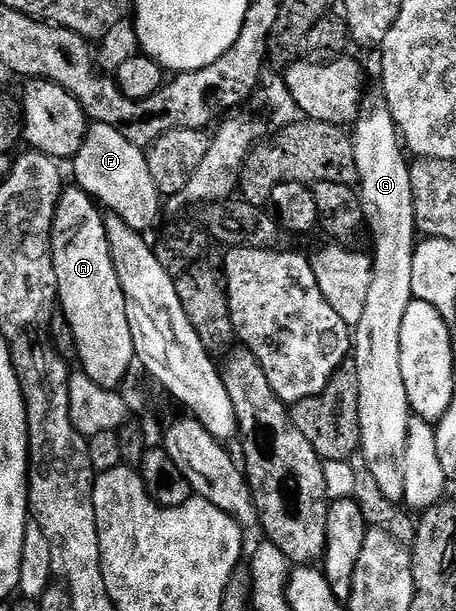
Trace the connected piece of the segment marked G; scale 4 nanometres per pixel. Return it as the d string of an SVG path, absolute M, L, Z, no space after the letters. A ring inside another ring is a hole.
M382 90L368 92L360 102L360 114L353 123L352 138L354 145L355 163L359 175L359 194L364 212L373 212L373 225L379 235L379 240L372 246L372 283L368 301L363 311L361 321L353 327L353 360L359 370L359 411L361 455L367 460L366 468L373 479L377 479L377 487L383 494L399 495L403 491L402 463L405 459L407 429L413 418L411 405L405 395L405 383L401 379L399 366L399 333L401 319L407 310L408 303L413 299L412 287L412 257L417 243L415 227L417 221L412 216L413 193L411 172L401 151L401 137L388 109L388 100Z

